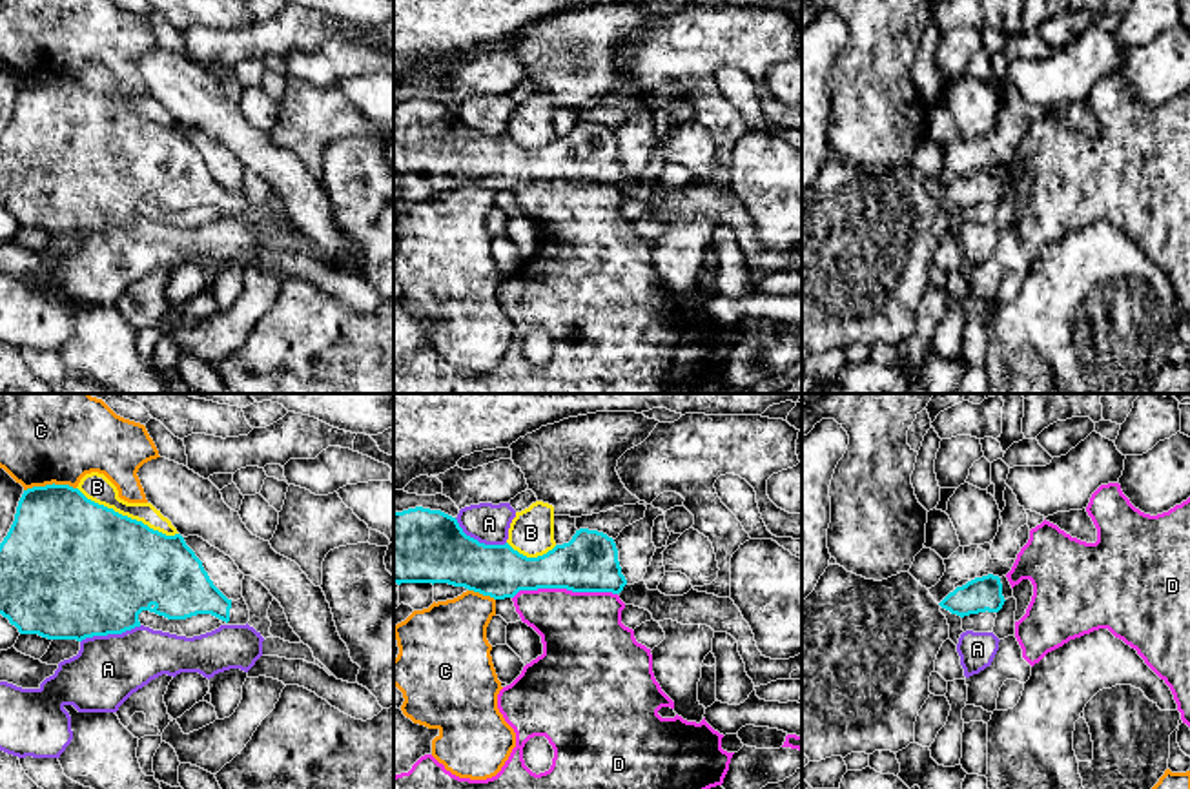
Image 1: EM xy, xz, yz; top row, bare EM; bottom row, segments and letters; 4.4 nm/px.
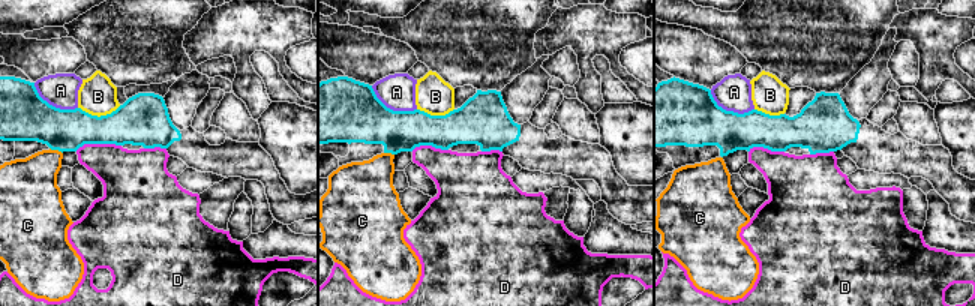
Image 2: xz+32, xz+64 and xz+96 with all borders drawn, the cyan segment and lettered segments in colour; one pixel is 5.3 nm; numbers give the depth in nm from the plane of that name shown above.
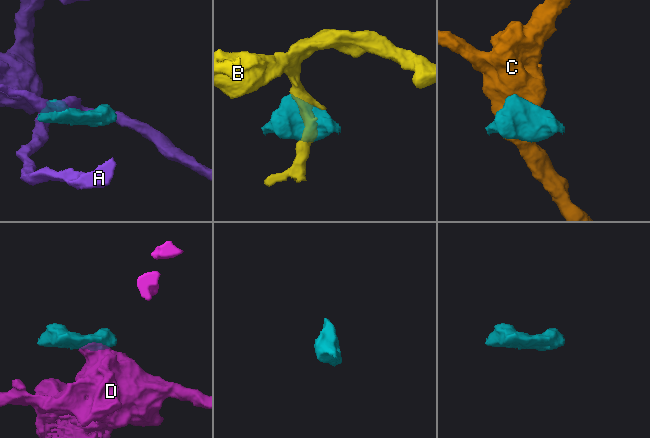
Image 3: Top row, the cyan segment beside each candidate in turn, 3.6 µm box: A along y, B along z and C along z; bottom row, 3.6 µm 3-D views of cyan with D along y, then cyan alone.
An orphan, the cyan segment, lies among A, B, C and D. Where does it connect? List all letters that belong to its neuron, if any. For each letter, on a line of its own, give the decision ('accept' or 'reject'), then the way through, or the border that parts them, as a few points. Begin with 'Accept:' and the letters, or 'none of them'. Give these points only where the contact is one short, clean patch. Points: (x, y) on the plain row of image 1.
Accept: none of them
A: reject
B: reject
C: reject
D: reject

